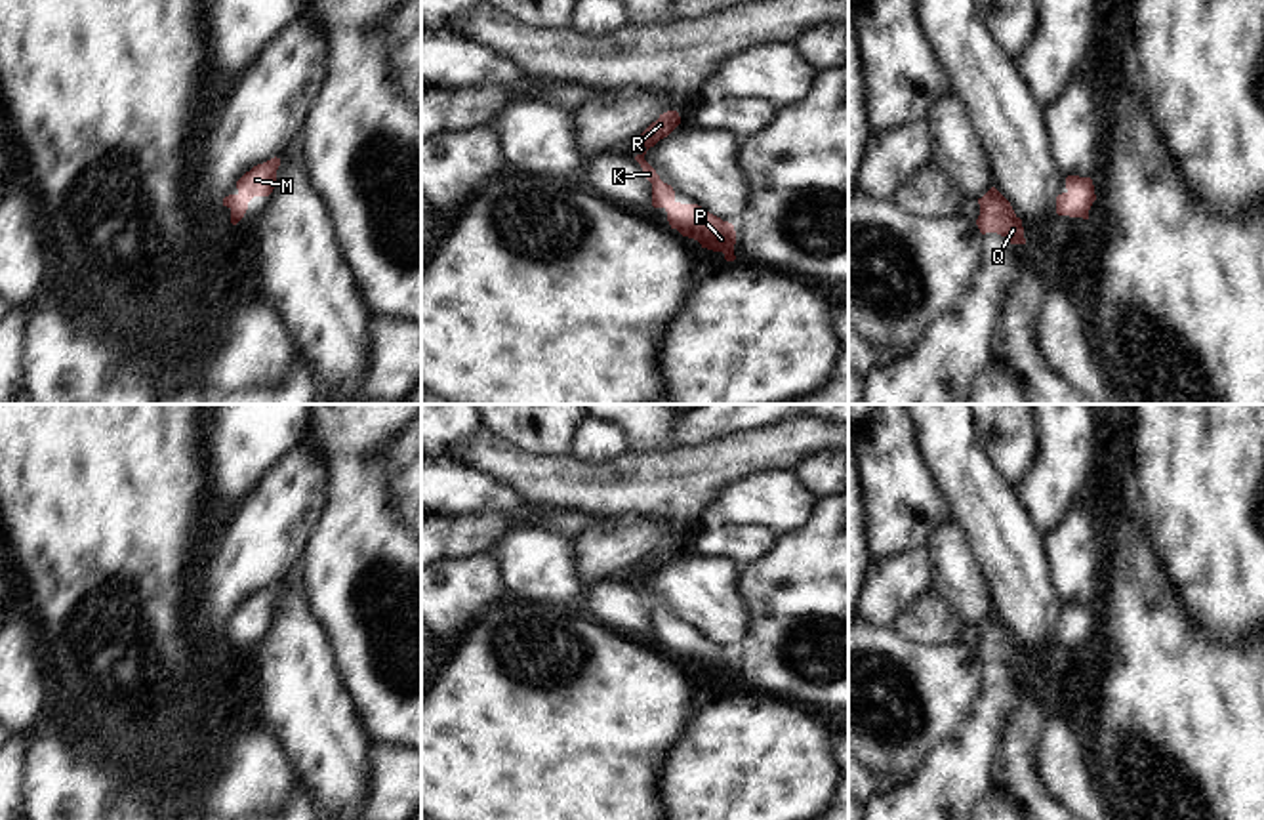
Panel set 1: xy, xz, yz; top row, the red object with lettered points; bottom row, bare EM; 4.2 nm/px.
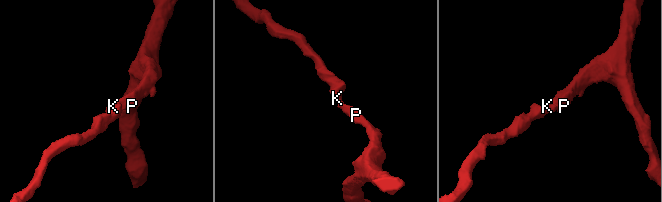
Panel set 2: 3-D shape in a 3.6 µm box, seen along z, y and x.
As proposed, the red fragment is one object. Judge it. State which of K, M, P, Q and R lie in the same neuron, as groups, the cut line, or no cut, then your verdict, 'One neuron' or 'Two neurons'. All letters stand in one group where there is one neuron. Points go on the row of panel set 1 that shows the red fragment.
Groups: K M P Q R. No split. One neuron

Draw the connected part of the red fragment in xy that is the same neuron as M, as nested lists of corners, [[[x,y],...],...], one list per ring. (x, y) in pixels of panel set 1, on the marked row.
[[[271,158],[263,164],[254,166],[236,181],[236,195],[229,195],[223,198],[223,206],[231,210],[231,223],[236,225],[246,210],[248,202],[254,196],[269,196],[276,185],[276,170],[280,166],[280,158]]]

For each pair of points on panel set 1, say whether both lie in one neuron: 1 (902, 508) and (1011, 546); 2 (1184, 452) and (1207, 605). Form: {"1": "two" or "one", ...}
{"1": "two", "2": "one"}

